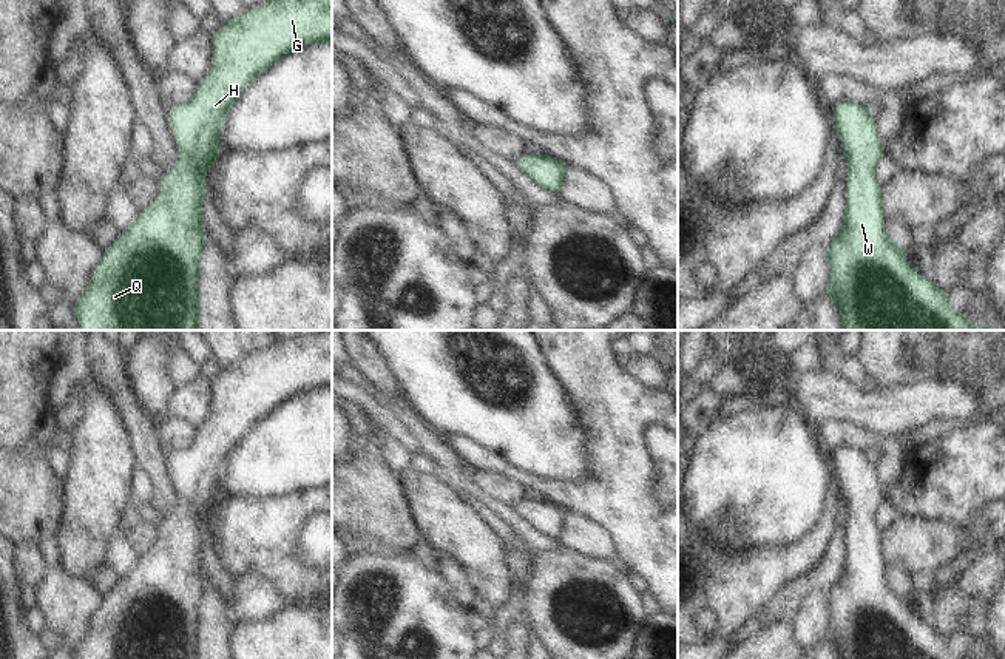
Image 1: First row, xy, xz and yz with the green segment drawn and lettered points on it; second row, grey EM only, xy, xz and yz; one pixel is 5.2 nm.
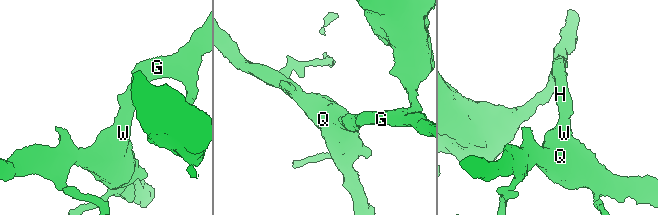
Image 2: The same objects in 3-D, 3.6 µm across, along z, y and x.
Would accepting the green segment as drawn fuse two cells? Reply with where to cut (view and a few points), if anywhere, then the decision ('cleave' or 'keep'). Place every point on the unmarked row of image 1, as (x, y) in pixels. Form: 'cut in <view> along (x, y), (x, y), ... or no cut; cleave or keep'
no cut; keep

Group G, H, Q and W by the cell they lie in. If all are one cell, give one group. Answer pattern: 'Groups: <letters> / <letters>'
Groups: G H Q W.

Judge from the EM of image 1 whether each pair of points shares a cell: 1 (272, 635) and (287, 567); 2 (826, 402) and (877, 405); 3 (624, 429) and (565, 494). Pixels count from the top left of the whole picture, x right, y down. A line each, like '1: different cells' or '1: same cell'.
1: different cells
2: same cell
3: same cell

